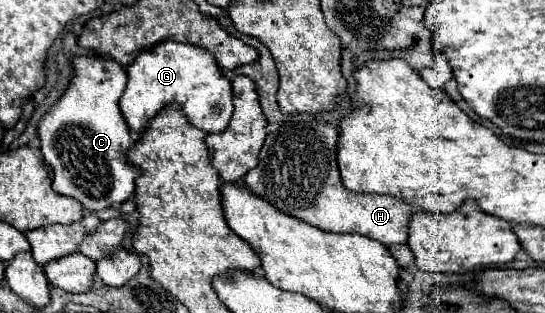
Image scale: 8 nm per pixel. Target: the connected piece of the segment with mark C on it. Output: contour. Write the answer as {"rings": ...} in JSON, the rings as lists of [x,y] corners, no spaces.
{"rings":[[[76,56],[70,60],[70,64],[72,64],[72,82],[68,84],[68,90],[56,104],[50,106],[50,110],[38,122],[40,150],[44,154],[44,160],[54,170],[52,188],[58,194],[76,198],[86,210],[96,212],[128,200],[136,188],[134,180],[140,176],[140,170],[126,162],[126,152],[128,148],[134,146],[134,138],[118,108],[118,100],[126,88],[126,70],[116,60],[98,56],[94,58]]]}

